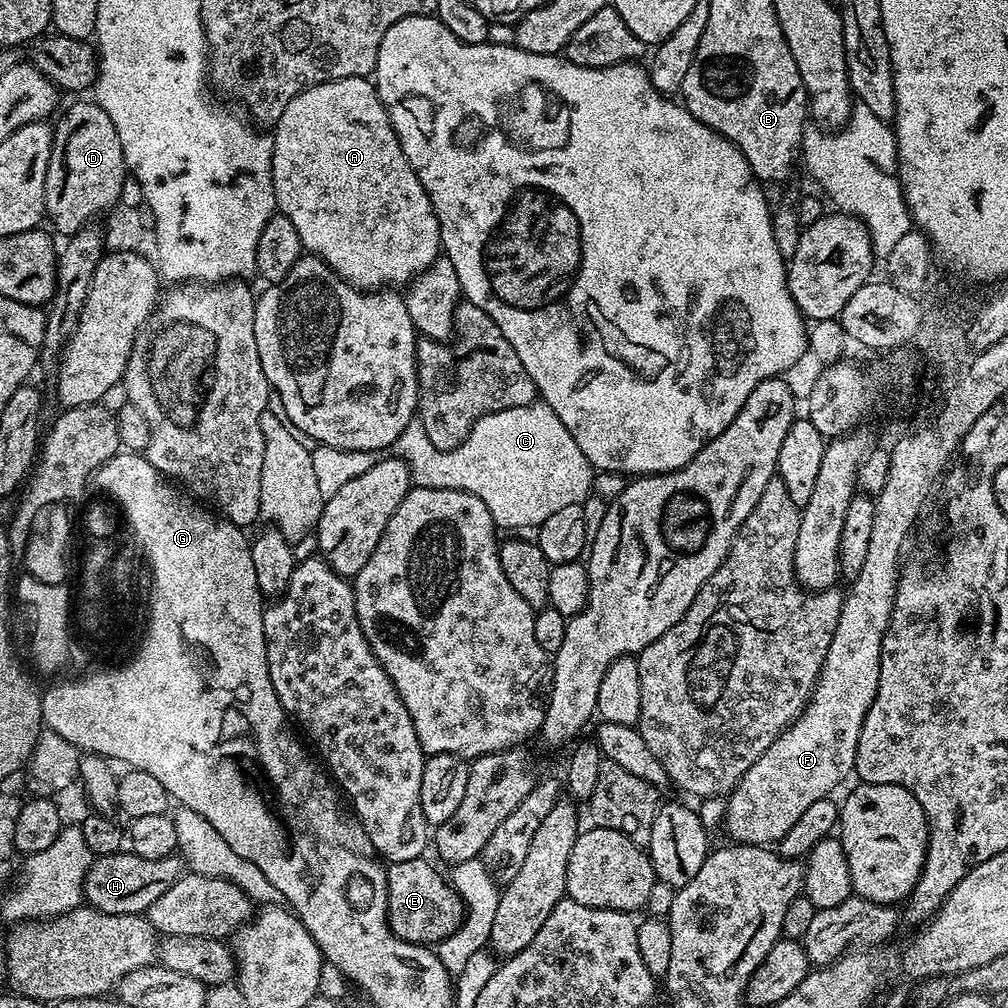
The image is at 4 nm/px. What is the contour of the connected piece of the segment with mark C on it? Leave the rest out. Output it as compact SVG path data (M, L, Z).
M543 402L510 410L498 410L494 414L478 418L468 437L454 450L438 450L438 446L430 442L420 419L414 418L396 440L394 452L399 459L408 463L415 487L462 490L482 498L482 502L486 502L490 510L492 523L500 530L532 527L535 529L562 507L571 504L583 505L592 491L592 464L586 454L578 450L574 434L570 434L570 430L562 426L562 418L558 418L558 414L554 414L554 410L550 410L550 406Z

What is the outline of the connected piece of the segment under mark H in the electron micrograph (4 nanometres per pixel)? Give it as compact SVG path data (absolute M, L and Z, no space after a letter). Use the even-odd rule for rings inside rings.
M121 850L109 856L98 856L93 859L84 880L84 900L87 907L96 908L106 914L138 916L147 913L148 908L154 906L154 902L158 902L158 898L162 898L162 894L166 894L166 890L170 890L174 882L178 882L180 875L182 875L182 860L179 855L173 854L166 858L151 860L138 858L131 850Z

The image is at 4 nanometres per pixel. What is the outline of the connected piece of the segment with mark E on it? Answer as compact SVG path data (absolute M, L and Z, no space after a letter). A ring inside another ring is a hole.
M428 858L388 864L388 924L398 938L411 944L435 946L460 929L465 906L451 883Z

